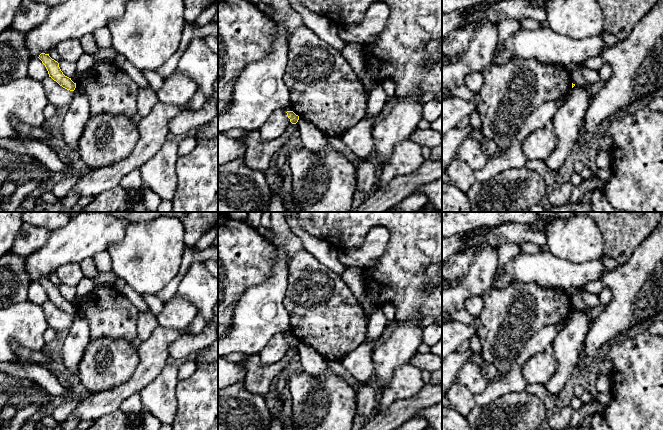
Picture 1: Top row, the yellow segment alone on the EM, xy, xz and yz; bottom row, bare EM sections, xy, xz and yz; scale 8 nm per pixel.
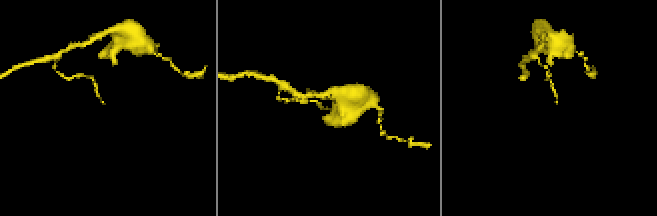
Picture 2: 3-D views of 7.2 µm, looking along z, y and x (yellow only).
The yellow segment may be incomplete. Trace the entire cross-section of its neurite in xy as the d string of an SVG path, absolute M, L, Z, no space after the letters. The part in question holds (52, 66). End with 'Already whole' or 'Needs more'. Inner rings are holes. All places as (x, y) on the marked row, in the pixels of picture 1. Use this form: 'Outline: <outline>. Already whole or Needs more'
Outline: M41 53L38 57L42 63L45 65L49 77L56 81L63 88L74 91L76 88L76 83L74 83L71 78L65 76L59 67L59 63L52 59L49 54Z. Already whole

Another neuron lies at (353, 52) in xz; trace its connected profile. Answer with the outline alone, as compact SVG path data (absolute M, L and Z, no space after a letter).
M354 42L346 43L345 47L341 51L343 57L350 64L352 69L358 75L362 85L363 83L363 71L365 67L364 60L364 45Z

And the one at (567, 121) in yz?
M575 85L570 91L569 100L553 116L558 141L553 153L545 160L546 166L552 171L558 172L563 166L580 135L583 117L593 97L588 85Z

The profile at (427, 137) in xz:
M417 128L408 140L417 143L421 147L435 148L442 145L442 136L430 128L424 130Z

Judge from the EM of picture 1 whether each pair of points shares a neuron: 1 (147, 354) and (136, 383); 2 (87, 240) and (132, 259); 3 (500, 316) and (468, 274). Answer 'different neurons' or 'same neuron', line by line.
1: same neuron
2: different neurons
3: different neurons

